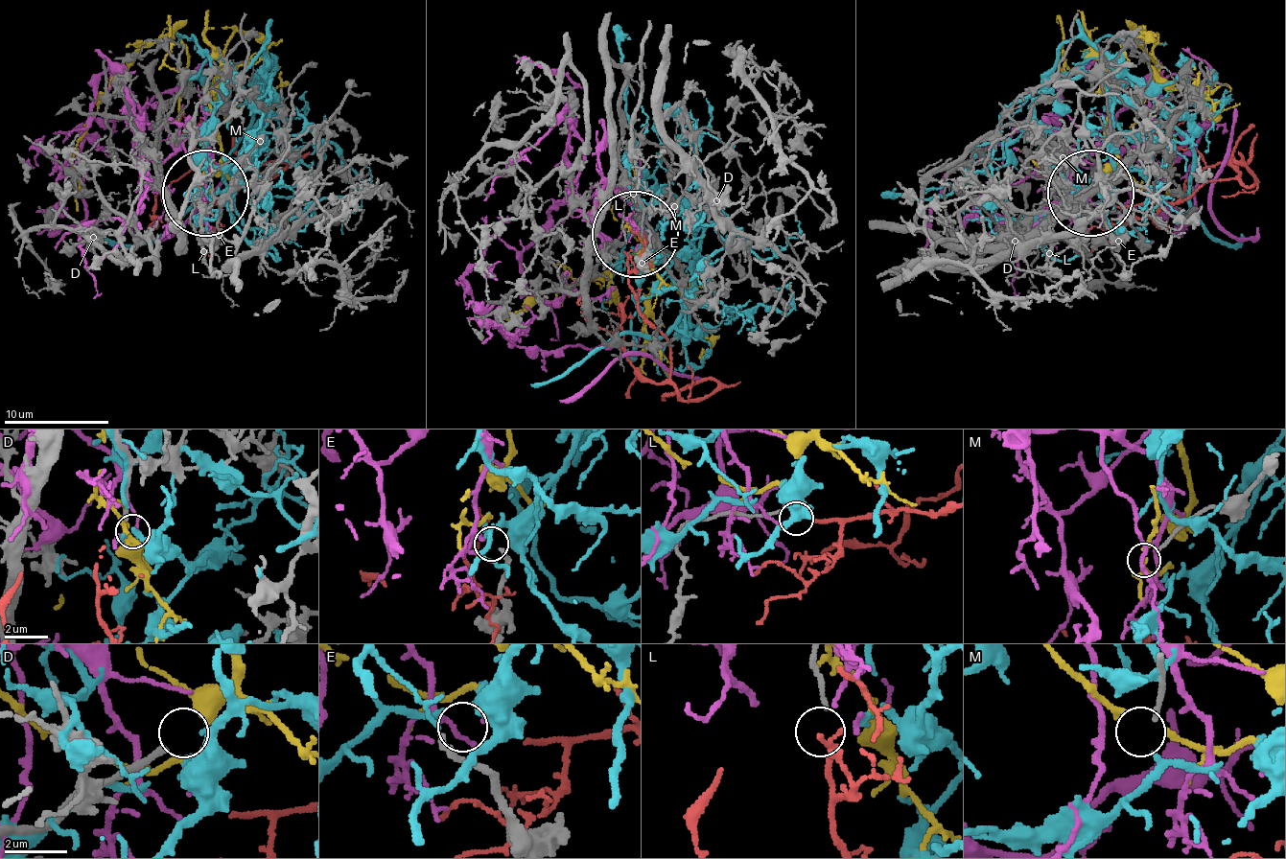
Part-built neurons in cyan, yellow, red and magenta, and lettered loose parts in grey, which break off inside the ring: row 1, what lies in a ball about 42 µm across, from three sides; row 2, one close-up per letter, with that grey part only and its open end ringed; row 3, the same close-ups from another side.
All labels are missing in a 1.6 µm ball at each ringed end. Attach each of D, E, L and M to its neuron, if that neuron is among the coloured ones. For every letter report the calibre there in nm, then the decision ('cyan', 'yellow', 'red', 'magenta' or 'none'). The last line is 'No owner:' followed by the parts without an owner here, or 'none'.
D: 200 nm thick; none
E: 220 nm thick; none
L: 130 nm thick; red
M: 150 nm thick; none
No owner: D, E, M

